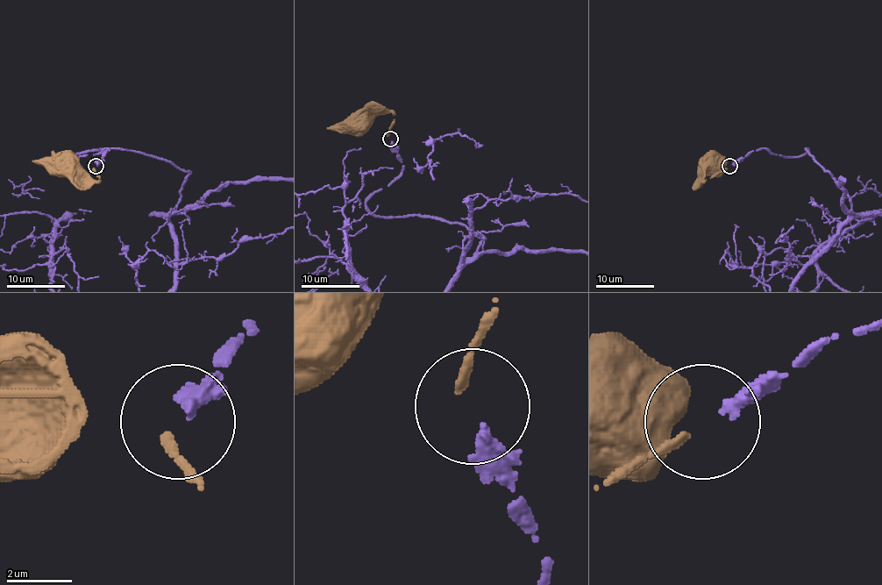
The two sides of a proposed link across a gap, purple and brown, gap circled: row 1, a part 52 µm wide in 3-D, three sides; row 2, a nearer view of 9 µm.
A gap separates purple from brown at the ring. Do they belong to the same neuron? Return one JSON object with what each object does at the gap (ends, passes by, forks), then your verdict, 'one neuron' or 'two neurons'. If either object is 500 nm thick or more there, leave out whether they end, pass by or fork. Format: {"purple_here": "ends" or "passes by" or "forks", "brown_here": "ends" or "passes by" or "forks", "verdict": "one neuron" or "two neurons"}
{"purple_here": "ends", "brown_here": "ends", "verdict": "one neuron"}

